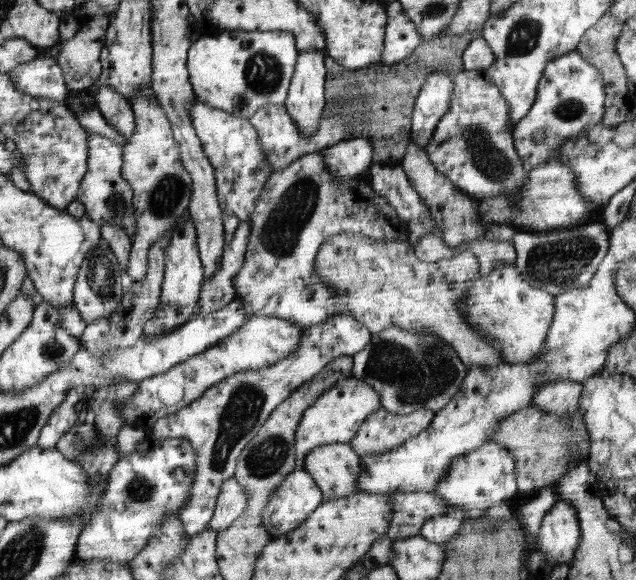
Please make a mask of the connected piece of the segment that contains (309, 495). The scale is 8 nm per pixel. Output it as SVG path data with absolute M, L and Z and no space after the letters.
M296 468L278 485L264 514L267 530L273 538L298 529L323 504L322 488L304 468Z

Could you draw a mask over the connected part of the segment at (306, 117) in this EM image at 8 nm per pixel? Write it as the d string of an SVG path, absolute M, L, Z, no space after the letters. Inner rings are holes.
M298 52L299 58L296 62L295 76L291 81L291 88L288 90L288 98L285 108L287 113L292 116L296 126L300 128L300 134L304 138L310 138L318 128L326 105L329 102L326 96L327 86L327 67L324 62L324 52Z

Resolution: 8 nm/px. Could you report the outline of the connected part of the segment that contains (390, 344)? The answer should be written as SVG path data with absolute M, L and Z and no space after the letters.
M392 326L380 334L372 335L371 342L359 353L353 354L352 377L372 386L380 394L383 408L394 414L408 414L418 409L436 412L443 409L463 386L467 368L456 349L431 332L415 332Z

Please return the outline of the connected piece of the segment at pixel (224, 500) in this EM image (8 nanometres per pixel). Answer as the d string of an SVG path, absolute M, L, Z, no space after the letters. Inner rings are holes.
M234 477L224 481L215 507L210 527L218 532L228 529L232 522L238 520L247 510L247 494L244 486Z

